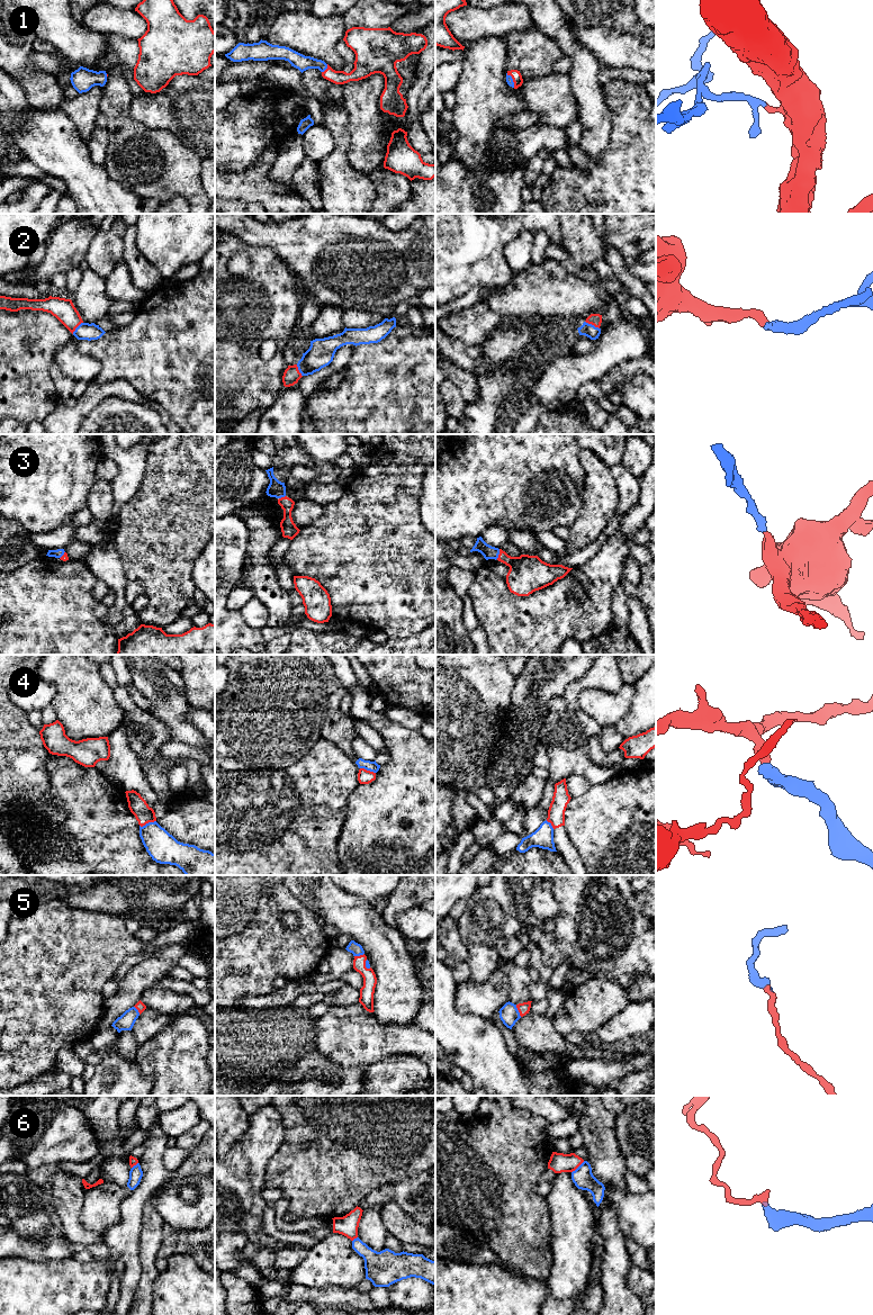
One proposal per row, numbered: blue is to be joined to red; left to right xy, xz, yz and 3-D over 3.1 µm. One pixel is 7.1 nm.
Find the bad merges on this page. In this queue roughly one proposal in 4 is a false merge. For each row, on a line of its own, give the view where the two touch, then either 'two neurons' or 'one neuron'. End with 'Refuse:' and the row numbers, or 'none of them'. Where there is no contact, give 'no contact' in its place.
1: xz | one neuron
2: yz | one neuron
3: yz | one neuron
4: xy | two neurons
5: yz | one neuron
6: yz | two neurons
Refuse: 4, 6

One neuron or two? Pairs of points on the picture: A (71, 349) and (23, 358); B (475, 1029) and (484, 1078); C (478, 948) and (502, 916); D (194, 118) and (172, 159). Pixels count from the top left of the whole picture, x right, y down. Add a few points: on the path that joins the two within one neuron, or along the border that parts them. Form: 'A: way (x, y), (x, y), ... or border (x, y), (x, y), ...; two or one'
A: border (73, 335), (56, 351), (52, 361); two
B: way (475, 1042), (475, 1045), (484, 1055), (484, 1065); one
C: way (484, 940), (484, 934), (494, 924); one
D: border (156, 129), (170, 131), (201, 158); two

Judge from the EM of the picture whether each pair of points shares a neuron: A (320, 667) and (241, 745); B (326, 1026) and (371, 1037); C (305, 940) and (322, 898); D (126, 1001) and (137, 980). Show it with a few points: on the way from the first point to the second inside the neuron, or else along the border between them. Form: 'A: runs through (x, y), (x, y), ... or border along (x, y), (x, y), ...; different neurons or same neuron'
A: runs through (300, 685), (260, 726); same neuron
B: runs through (338, 1034), (360, 1037); same neuron
C: border along (295, 897), (307, 908), (318, 912), (326, 922); different neurons
D: runs through (131, 996), (134, 992), (134, 985); same neuron

